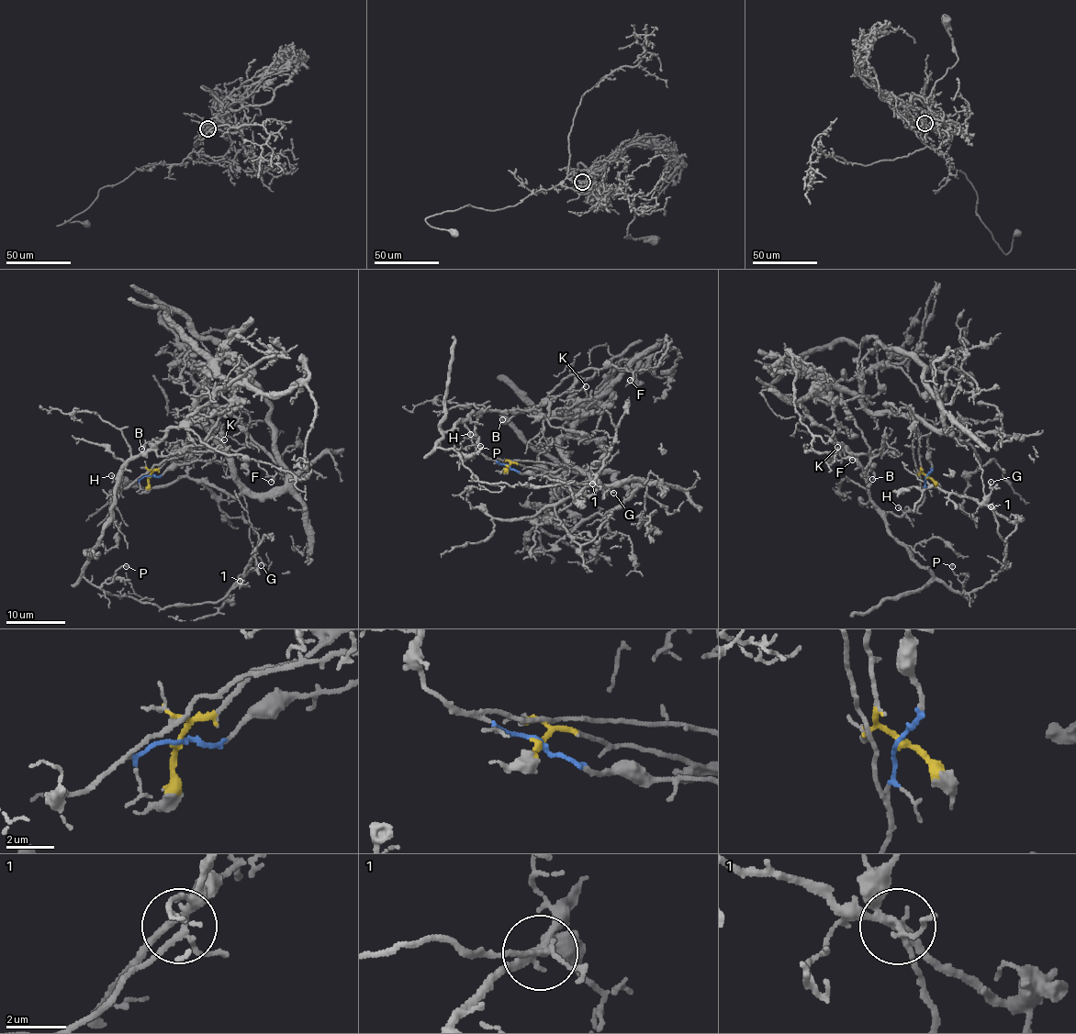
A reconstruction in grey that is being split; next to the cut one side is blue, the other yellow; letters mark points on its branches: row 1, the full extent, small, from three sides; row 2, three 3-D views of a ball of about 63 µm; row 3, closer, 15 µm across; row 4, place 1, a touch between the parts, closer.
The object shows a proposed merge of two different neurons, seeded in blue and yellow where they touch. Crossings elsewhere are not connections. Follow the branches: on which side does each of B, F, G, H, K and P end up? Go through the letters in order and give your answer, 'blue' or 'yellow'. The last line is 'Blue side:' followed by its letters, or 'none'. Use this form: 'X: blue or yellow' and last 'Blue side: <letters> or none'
B: blue
F: blue
G: blue
H: blue
K: blue
P: blue
Blue side: B, F, G, H, K, P

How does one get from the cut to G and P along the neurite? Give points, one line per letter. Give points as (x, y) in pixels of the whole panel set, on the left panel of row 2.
G: (149, 476), (122, 489), (118, 478), (113, 516), (83, 571), (89, 582), (161, 607), (198, 605), (261, 565)
P: (149, 476), (122, 489), (117, 486), (118, 478), (113, 516), (83, 573), (100, 586), (127, 566)

